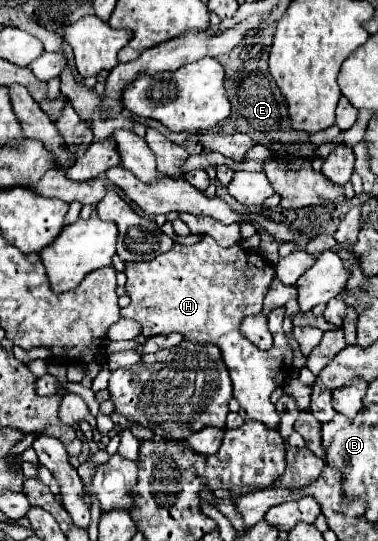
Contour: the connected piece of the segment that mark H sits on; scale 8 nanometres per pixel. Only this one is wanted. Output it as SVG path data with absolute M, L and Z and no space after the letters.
M204 234L200 242L190 246L174 244L172 250L150 262L128 262L124 274L128 278L126 290L132 298L132 302L122 308L124 318L138 320L144 336L180 332L190 342L218 346L234 384L234 398L240 402L246 418L264 422L268 428L278 428L280 418L270 396L278 386L286 384L292 374L294 356L284 340L284 306L268 314L270 332L274 336L270 350L250 346L250 340L240 334L242 318L262 310L264 296L276 276L274 266L258 252L248 252L238 244L222 248L212 236Z

